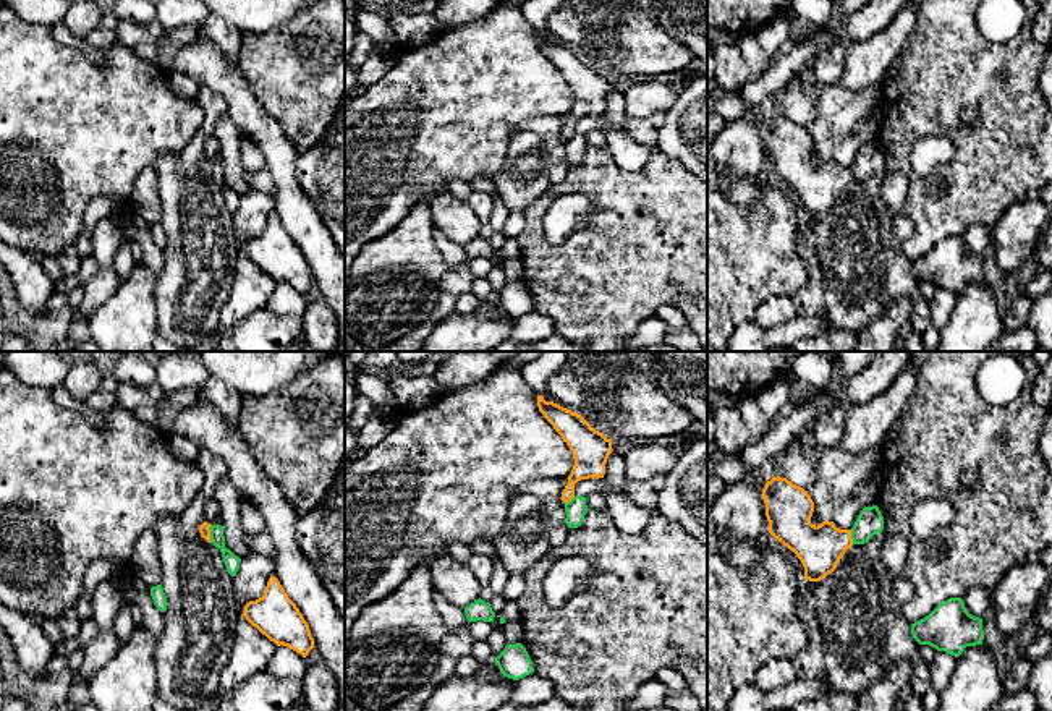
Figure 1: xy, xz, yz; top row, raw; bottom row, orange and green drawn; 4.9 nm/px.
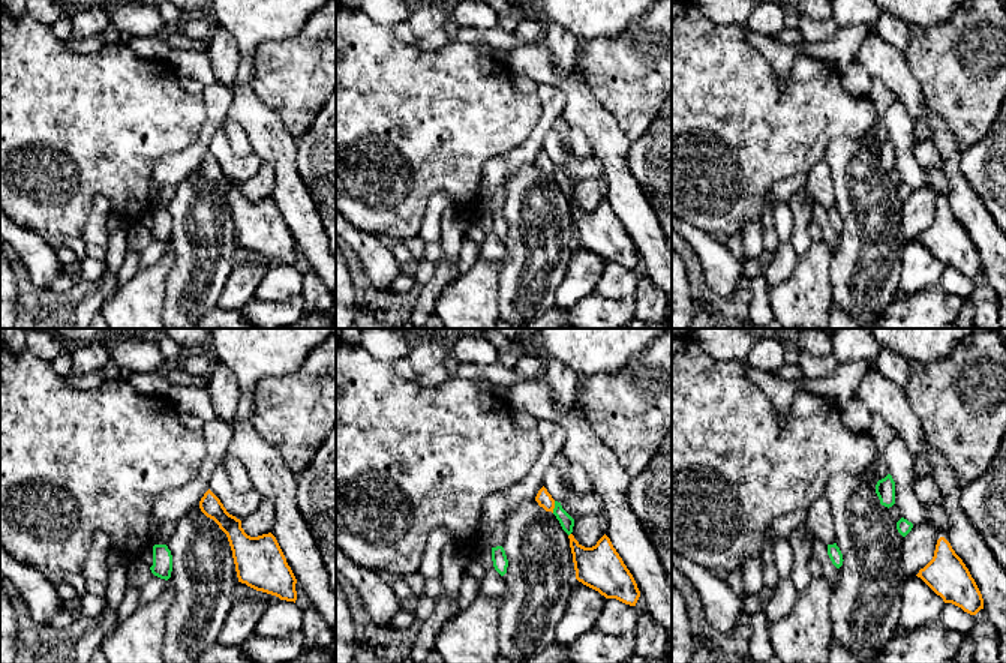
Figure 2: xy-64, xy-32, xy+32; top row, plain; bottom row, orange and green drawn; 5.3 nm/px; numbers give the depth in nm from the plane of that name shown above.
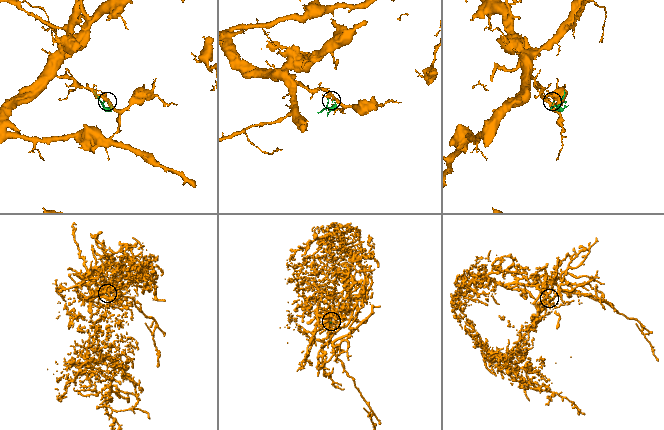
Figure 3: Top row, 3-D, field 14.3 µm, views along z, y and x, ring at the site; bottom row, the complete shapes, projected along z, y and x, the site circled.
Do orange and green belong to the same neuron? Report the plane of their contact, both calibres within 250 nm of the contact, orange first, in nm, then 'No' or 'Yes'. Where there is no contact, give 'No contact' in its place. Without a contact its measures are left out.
Touches orange in xy. Thickness 60 nm (orange) against 80 nm. No

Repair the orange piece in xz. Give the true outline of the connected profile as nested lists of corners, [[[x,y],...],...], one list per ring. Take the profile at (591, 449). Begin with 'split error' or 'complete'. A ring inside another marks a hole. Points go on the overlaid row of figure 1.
complete | [[[537,395],[537,407],[573,452],[575,465],[560,497],[566,504],[575,497],[578,481],[604,478],[607,458],[613,450],[612,441],[596,431],[581,415],[545,402],[542,395]]]

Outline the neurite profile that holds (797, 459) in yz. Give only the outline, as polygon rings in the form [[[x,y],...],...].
[[[806,432],[788,441],[772,460],[793,484],[809,491],[816,478],[819,453],[809,444]]]

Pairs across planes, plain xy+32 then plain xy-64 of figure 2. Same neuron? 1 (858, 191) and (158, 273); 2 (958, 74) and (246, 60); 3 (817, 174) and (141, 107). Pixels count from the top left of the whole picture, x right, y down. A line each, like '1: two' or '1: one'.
1: two
2: two
3: two

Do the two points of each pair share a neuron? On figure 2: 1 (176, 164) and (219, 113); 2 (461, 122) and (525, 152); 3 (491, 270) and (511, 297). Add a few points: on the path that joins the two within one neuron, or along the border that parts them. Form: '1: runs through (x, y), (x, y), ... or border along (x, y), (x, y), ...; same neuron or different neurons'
1: runs through (191, 156), (203, 144), (209, 128); same neuron
2: border along (540, 122), (517, 147), (485, 164); different neurons
3: border along (501, 261), (498, 273), (498, 312); different neurons

